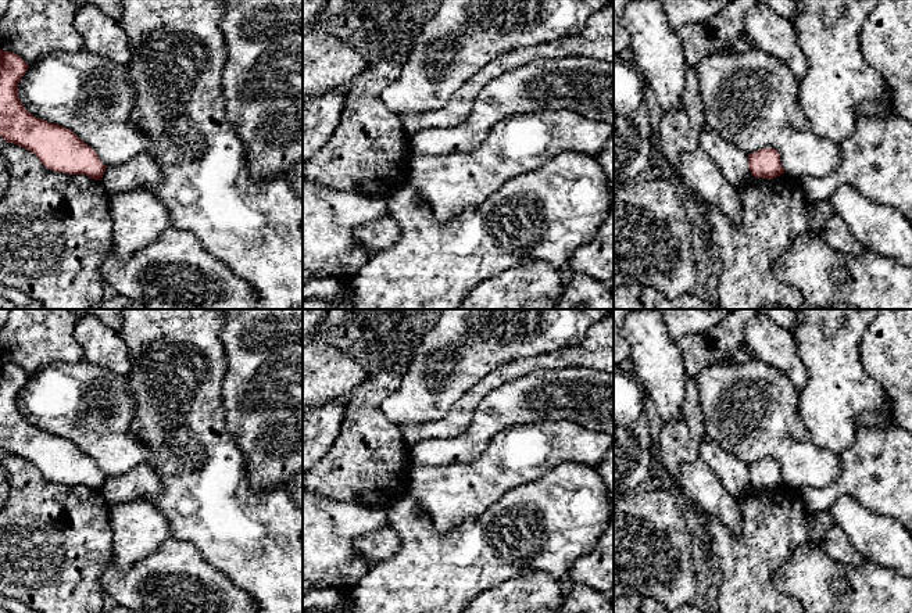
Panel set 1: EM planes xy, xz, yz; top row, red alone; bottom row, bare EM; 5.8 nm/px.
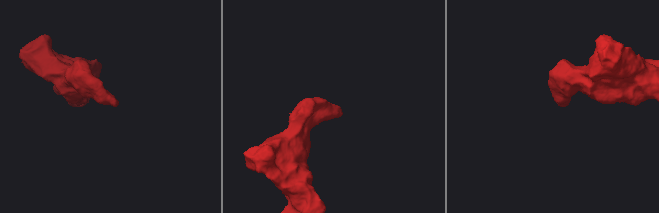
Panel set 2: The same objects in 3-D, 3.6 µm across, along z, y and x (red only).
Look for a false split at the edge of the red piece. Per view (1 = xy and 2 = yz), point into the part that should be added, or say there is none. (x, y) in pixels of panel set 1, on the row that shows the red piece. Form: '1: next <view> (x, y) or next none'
1: next none
2: next none

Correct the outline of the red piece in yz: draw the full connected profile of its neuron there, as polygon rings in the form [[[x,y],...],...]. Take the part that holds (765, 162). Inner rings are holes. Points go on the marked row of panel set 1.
[[[762,148],[748,155],[748,168],[755,178],[775,179],[784,173],[780,155],[775,148]]]

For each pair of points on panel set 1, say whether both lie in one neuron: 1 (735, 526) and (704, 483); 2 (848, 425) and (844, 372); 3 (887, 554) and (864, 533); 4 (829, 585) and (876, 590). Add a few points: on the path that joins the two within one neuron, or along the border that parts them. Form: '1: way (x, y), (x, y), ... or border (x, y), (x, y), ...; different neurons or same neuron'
1: way (729, 515), (708, 494); same neuron
2: way (844, 412), (844, 384); same neuron
3: way (882, 548), (869, 536); same neuron
4: way (840, 585), (851, 584), (857, 590), (865, 590); same neuron

